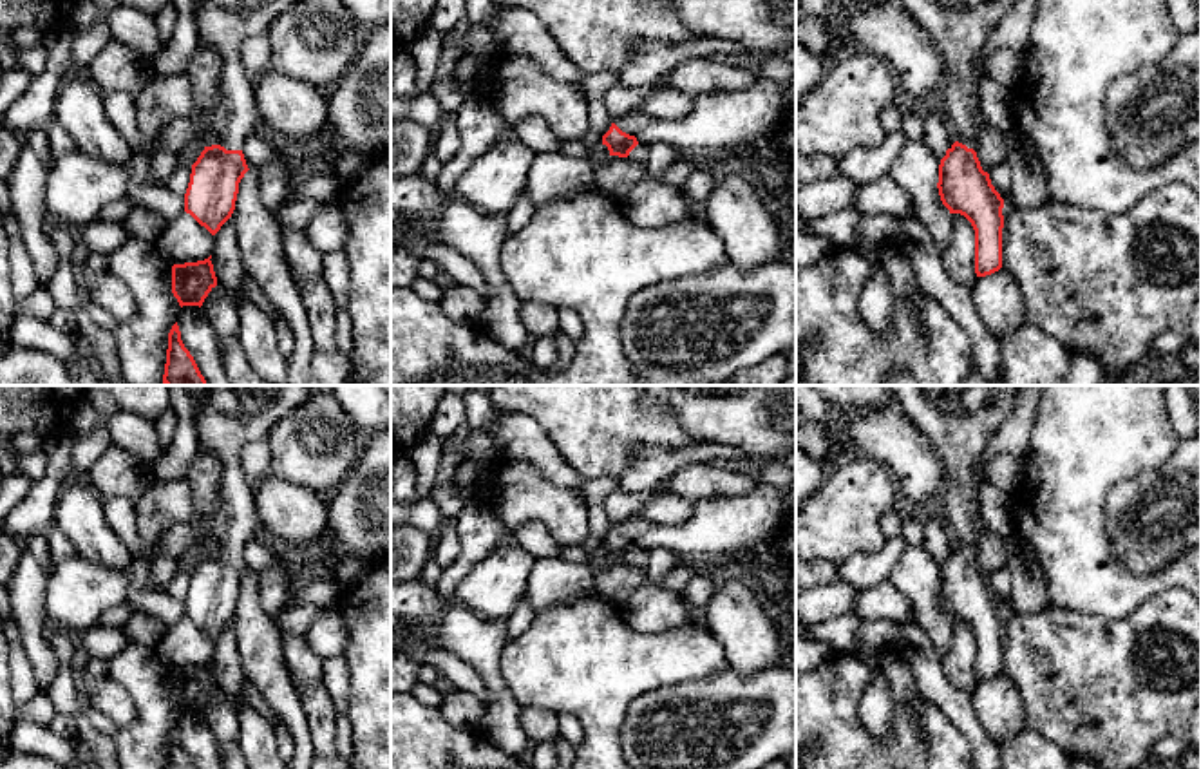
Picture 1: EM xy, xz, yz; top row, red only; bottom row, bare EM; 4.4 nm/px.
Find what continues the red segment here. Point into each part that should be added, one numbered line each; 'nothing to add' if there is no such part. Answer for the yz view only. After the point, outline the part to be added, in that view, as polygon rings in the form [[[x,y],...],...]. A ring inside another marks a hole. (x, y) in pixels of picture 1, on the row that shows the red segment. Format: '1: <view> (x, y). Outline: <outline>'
1: yz (959, 28). Outline: [[[897,0],[933,38],[944,60],[946,76],[939,92],[955,141],[977,147],[982,121],[973,58],[988,34],[1000,24],[1015,0]]]

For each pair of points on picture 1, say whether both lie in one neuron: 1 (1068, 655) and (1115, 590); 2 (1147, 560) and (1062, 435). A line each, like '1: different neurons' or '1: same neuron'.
1: different neurons
2: different neurons

